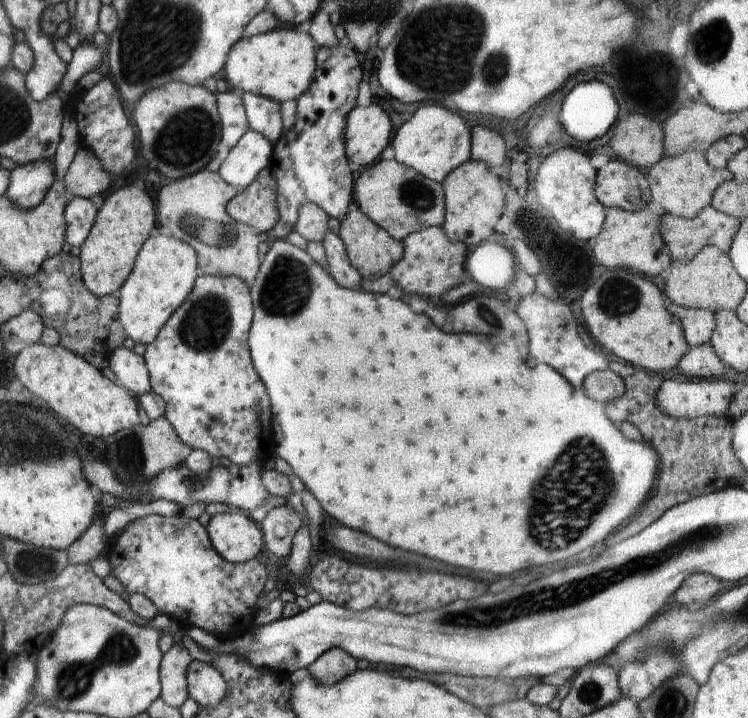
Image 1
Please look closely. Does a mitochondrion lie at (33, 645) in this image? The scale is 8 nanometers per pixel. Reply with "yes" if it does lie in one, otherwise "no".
no

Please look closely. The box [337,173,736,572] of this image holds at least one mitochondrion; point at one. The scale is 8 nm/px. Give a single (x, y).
(580, 478)

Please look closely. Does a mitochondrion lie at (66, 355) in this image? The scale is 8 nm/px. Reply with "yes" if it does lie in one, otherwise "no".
no

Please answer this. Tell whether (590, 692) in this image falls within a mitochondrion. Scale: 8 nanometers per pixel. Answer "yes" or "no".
yes

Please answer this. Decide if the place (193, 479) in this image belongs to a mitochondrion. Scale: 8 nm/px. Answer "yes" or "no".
no

